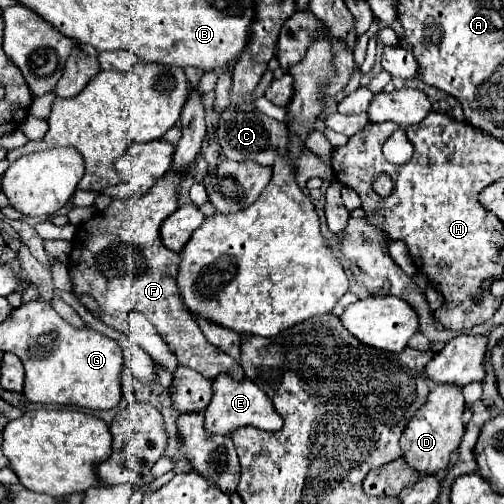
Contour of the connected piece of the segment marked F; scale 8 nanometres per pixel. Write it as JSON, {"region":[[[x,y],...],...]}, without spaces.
{"region":[[[169,170],[167,174],[163,174],[163,178],[157,178],[155,184],[151,186],[151,190],[139,198],[113,198],[111,204],[99,212],[97,216],[93,216],[91,220],[83,222],[81,226],[77,226],[79,230],[75,232],[73,238],[73,250],[69,256],[69,276],[73,282],[73,294],[89,294],[93,296],[101,308],[101,320],[124,334],[125,316],[131,310],[137,310],[141,314],[147,316],[147,320],[157,328],[157,332],[163,336],[163,340],[169,344],[169,348],[177,354],[179,364],[185,364],[193,370],[199,370],[205,378],[213,380],[217,374],[229,374],[235,380],[245,378],[243,368],[239,366],[239,362],[235,362],[231,356],[223,354],[221,350],[215,350],[215,346],[211,346],[207,342],[207,338],[203,338],[203,332],[199,330],[195,318],[191,318],[191,310],[187,310],[187,306],[183,306],[183,298],[179,298],[179,286],[177,286],[177,270],[179,270],[179,252],[167,250],[167,246],[163,246],[161,242],[161,224],[165,222],[165,218],[169,214],[173,214],[179,208],[179,190],[181,182],[185,180],[187,172],[183,174],[175,174],[175,170]]]}

